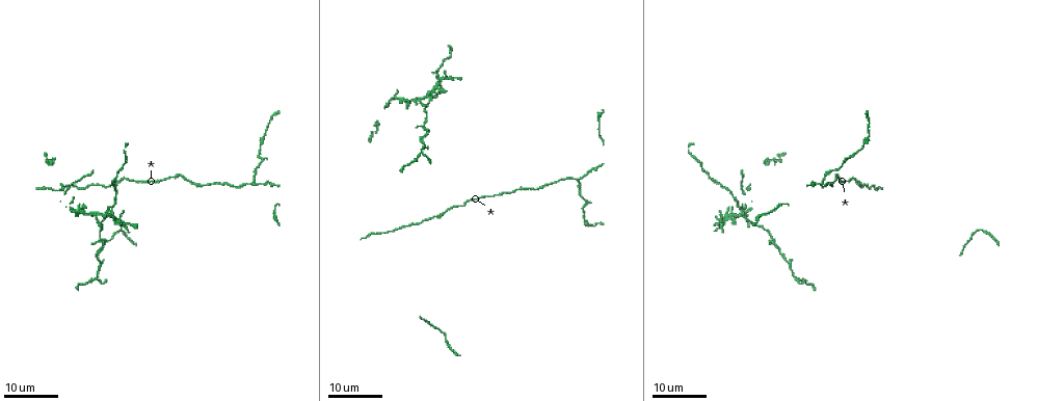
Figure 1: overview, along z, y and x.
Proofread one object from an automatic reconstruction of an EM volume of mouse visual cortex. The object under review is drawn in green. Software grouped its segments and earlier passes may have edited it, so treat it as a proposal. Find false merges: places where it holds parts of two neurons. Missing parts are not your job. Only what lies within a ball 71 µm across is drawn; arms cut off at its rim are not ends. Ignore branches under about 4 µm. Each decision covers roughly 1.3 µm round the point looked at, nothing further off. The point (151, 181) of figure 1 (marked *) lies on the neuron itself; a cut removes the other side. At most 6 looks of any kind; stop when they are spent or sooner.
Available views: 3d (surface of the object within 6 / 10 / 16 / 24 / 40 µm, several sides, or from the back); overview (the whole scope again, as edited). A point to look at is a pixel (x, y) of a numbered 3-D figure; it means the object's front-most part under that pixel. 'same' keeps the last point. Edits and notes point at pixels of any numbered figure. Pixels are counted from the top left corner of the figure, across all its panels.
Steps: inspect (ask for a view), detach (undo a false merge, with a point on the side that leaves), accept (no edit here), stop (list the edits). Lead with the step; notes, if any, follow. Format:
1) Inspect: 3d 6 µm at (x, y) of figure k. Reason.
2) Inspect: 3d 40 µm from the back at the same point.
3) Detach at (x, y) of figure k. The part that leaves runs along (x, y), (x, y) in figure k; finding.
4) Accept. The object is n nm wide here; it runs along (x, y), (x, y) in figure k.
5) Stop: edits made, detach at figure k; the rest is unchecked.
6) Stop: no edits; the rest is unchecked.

Inspect: 3d 24 µm at (429, 95) of figure 1. Looks like a crossing.

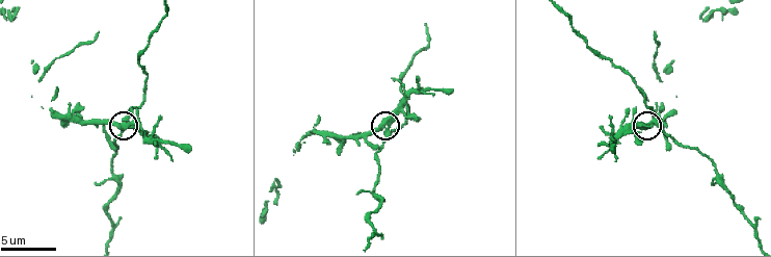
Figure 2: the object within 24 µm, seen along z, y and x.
Inspect: 3d 6 µm at (388, 128) of figure 2.

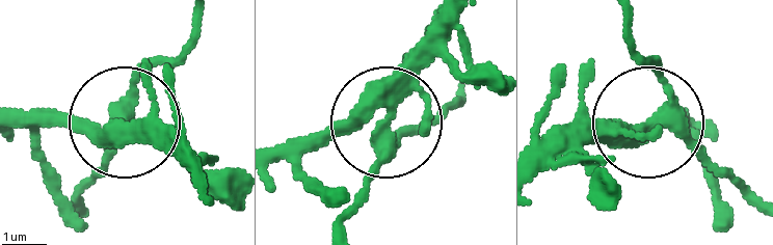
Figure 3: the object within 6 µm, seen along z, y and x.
Detach at (110, 158) of figure 3. 4 arms meet here; the part that leaves runs along (385, 117), (378, 169), (341, 225) in figure 3; a second neuron is stuck on.

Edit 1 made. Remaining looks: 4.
Inspect: 3d 16 µm at (856, 153) of figure 1. Calibre changes.

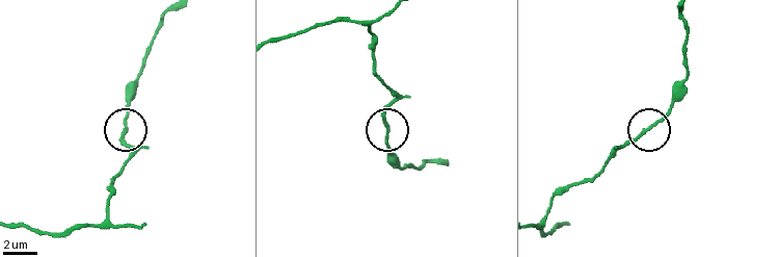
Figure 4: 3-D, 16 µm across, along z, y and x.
Inspect: 3d 10 µm at (383, 122) of figure 4. Zoom in.

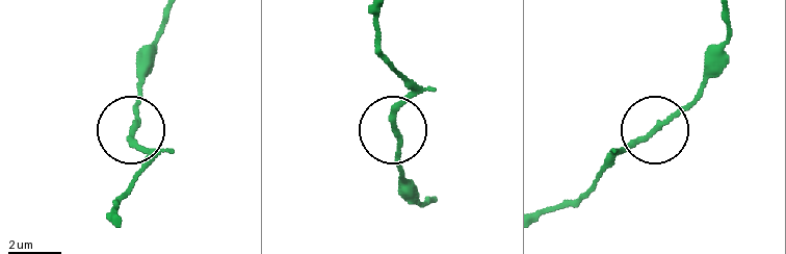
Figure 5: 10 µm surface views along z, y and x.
Accept. It runs along (373, 17), (375, 51), (407, 91), (393, 125), (400, 189) in figure 5; all the same neuron.

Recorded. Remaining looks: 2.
Inspect: 3d 24 µm at (262, 138) of figure 1. Calibre changes.

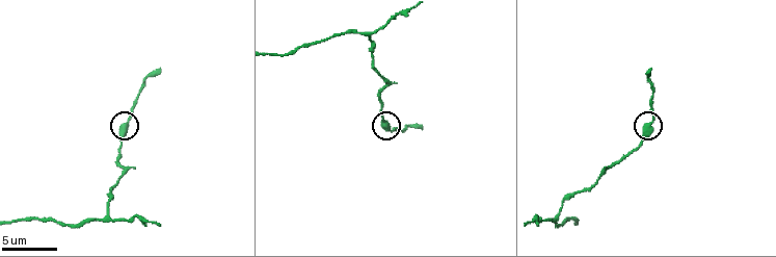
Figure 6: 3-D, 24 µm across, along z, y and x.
Inspect: 3d 10 µm at (648, 123) of figure 6.

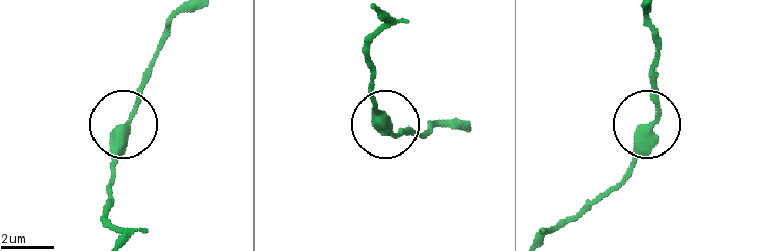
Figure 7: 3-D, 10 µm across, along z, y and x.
Accept. It runs along (552, 234), (585, 215), (627, 168), (659, 107), (652, 62) in figure 7; all the same neuron.

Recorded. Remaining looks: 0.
Stop: edits made, detach at figure 3; the rest is unchecked.

